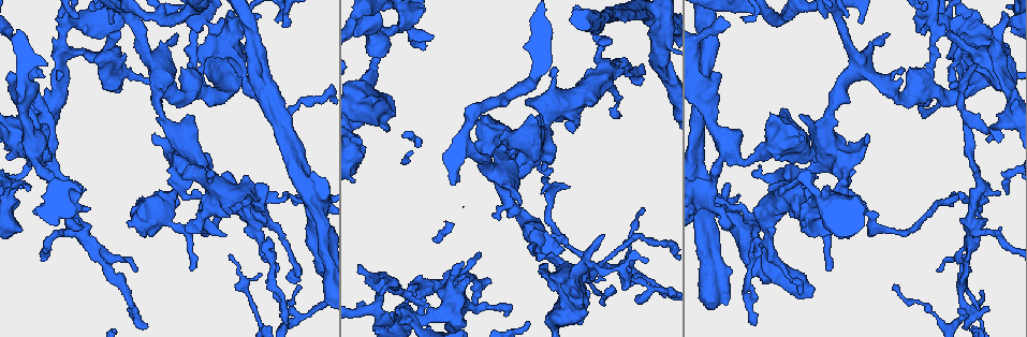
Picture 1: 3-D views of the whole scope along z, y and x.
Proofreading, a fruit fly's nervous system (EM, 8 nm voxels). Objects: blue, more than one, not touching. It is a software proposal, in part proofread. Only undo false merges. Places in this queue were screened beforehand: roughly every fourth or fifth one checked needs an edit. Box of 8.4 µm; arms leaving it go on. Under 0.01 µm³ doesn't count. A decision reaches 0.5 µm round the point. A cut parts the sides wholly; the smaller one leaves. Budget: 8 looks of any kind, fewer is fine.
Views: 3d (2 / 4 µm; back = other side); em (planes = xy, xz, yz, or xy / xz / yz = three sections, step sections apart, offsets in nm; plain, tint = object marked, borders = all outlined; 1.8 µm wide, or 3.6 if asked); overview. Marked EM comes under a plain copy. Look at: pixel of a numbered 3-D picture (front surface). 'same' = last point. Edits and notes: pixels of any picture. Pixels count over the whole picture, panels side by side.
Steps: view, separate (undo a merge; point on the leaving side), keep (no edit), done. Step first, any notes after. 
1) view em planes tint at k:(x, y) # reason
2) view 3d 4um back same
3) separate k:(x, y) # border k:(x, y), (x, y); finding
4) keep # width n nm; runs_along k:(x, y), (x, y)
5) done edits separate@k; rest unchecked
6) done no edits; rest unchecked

view em 3.6um yz step 16 tint at 1:(756, 231) # thick turns thin

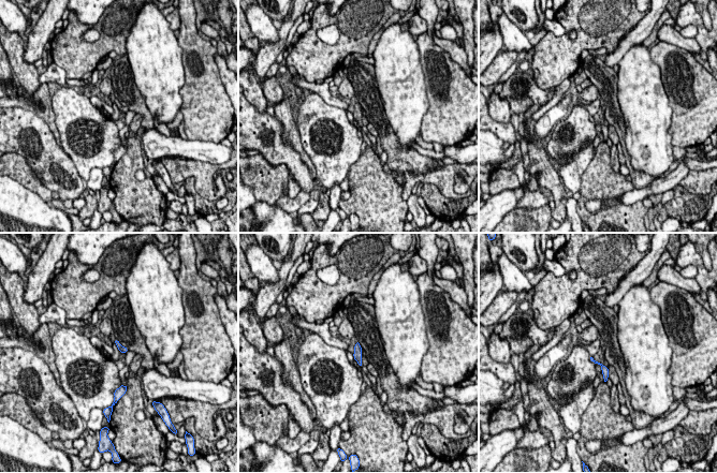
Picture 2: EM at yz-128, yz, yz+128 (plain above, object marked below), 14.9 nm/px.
keep # width 100 nm; runs_along 2:(596, 363), (604, 369), (605, 379); all the same cell

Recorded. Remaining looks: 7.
view 3d 2um at 1:(183, 183) # thin neck

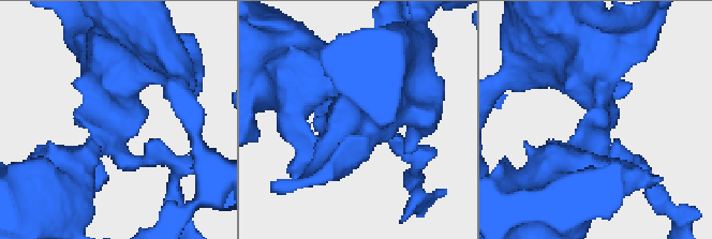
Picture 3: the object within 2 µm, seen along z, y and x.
view em xz step 4 tint at 3:(598, 124) # shape alone is not enough

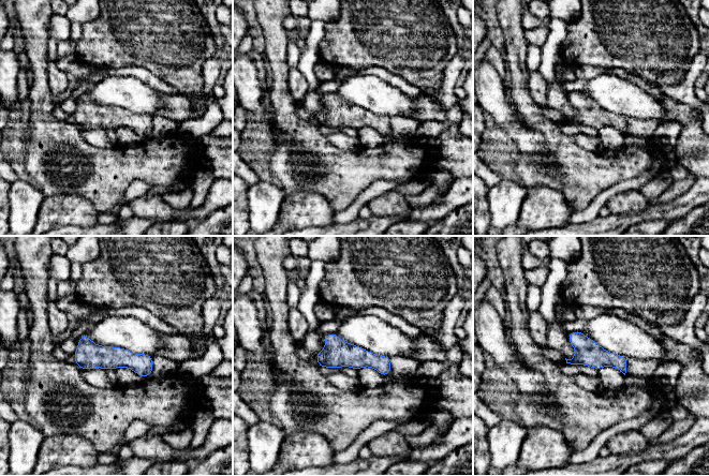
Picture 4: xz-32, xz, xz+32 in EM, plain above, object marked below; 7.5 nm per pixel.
keep # continuous, no second cell

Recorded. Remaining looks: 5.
view 3d 4um at 1:(978, 182) # a fork

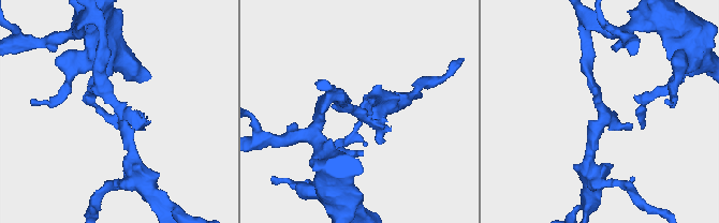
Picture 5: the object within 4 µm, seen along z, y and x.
view em planes tint at 5:(601, 110) # shape alone is not enough

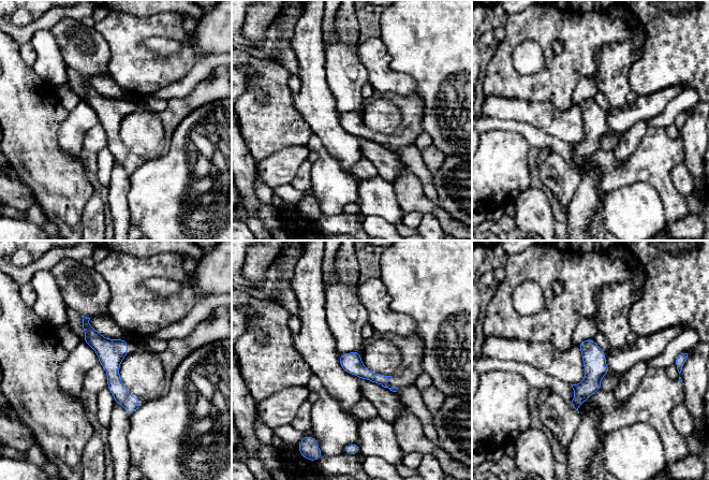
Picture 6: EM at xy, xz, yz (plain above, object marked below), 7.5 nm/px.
keep # width 150 nm; continuous, no second cell

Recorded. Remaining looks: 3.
done no edits; rest unchecked

